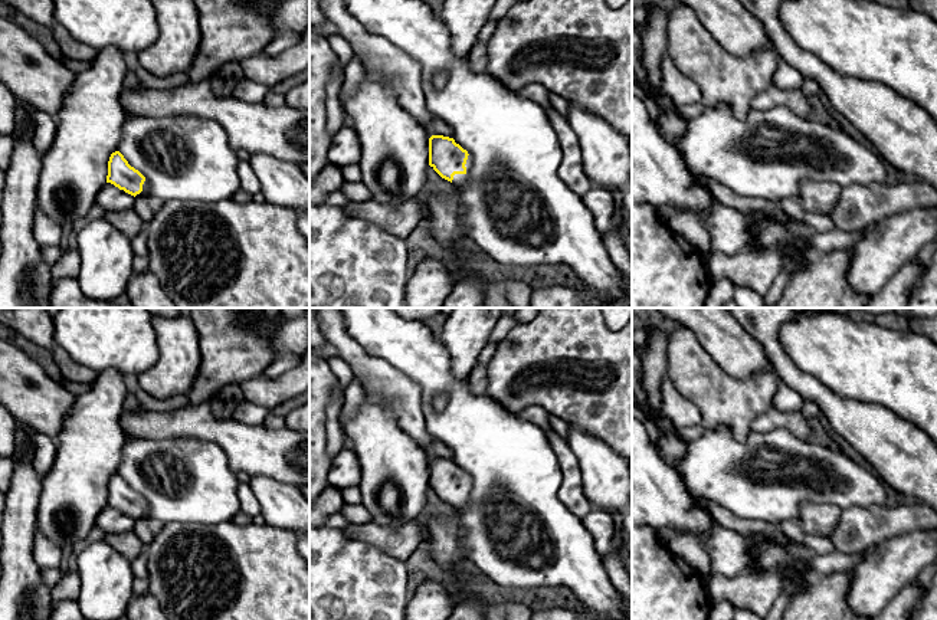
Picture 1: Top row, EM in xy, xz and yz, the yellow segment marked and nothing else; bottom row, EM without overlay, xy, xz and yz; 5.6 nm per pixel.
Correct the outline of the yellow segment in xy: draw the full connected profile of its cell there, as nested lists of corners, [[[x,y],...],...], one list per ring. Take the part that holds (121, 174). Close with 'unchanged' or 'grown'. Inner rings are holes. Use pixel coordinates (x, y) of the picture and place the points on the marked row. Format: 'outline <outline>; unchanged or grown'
outline [[[119,151],[112,152],[109,157],[107,183],[114,184],[134,197],[150,197],[145,177],[131,167]]]; grown

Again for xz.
outline [[[429,138],[429,165],[453,187],[465,186],[472,167],[472,157],[453,138]]]; grown

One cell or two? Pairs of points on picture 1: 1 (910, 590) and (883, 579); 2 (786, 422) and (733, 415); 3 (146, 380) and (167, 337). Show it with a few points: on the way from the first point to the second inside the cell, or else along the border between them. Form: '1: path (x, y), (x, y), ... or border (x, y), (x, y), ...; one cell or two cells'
1: border (916, 579), (887, 604); two cells
2: border (772, 407), (760, 413), (753, 420), (750, 429); two cells
3: path (157, 371), (167, 361), (167, 348); one cell

